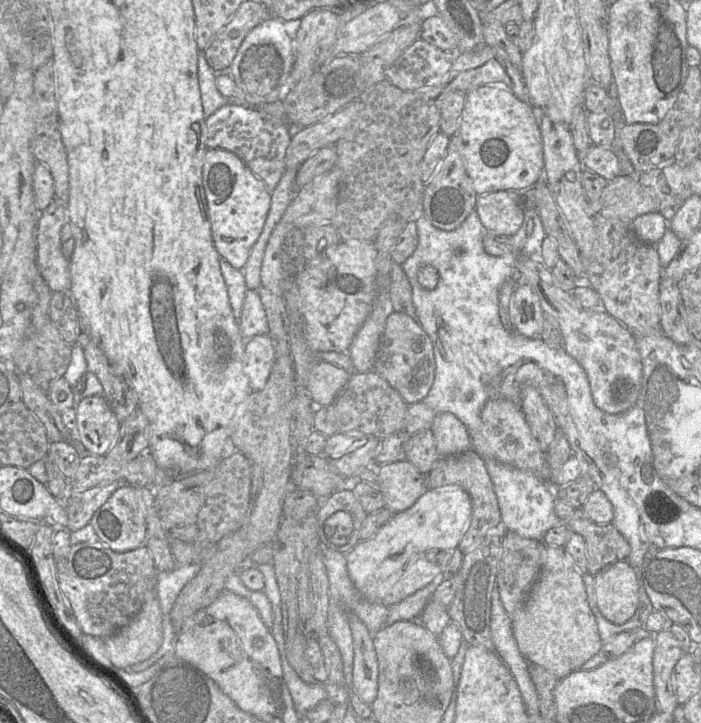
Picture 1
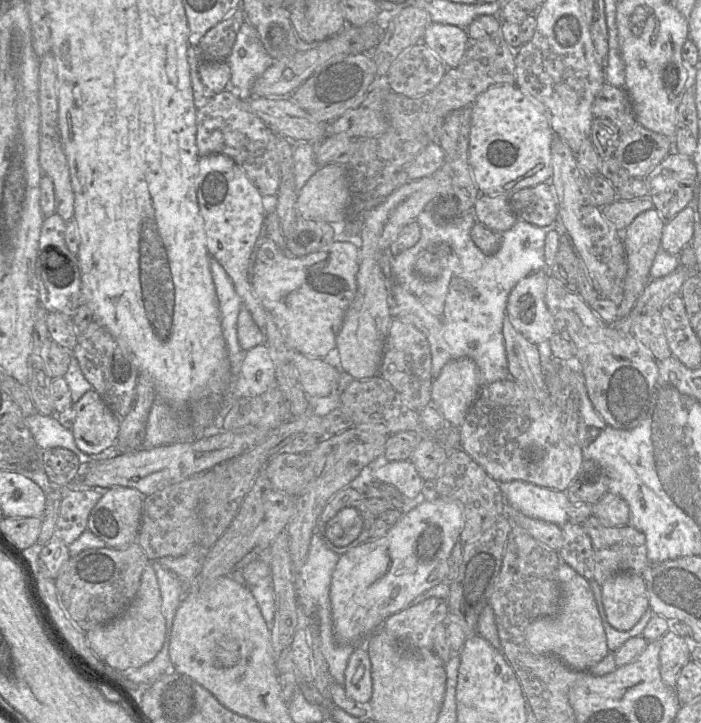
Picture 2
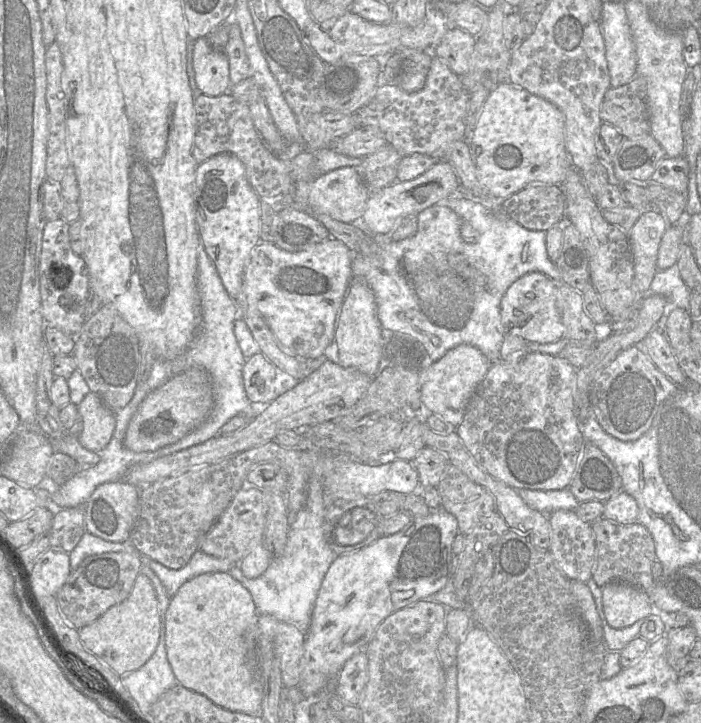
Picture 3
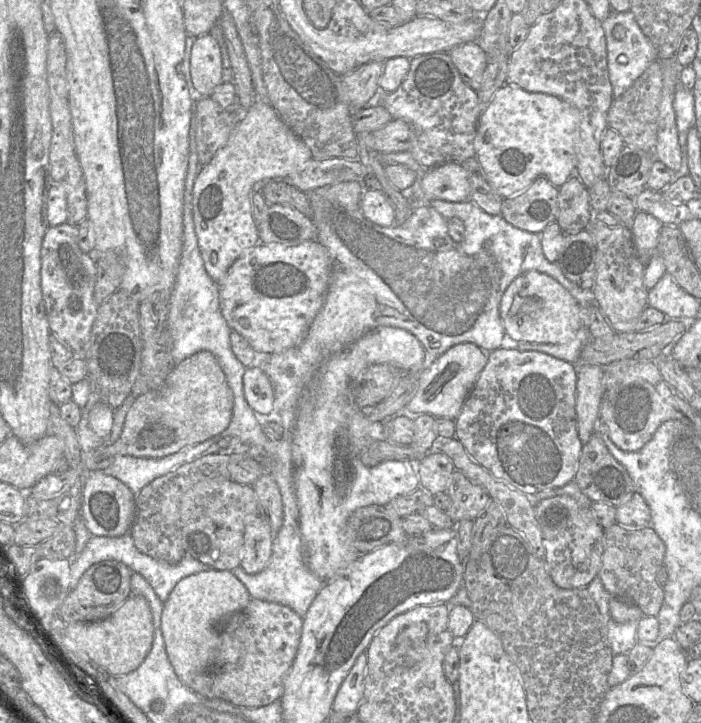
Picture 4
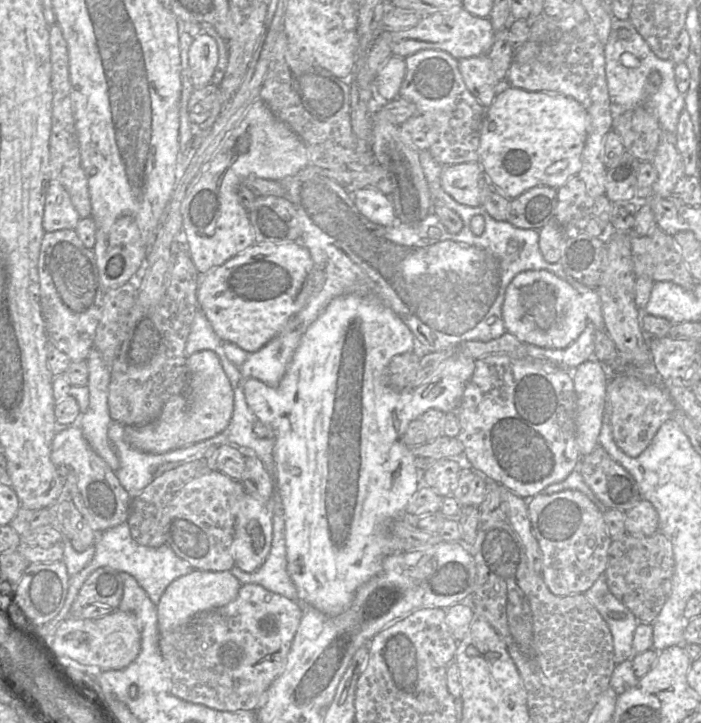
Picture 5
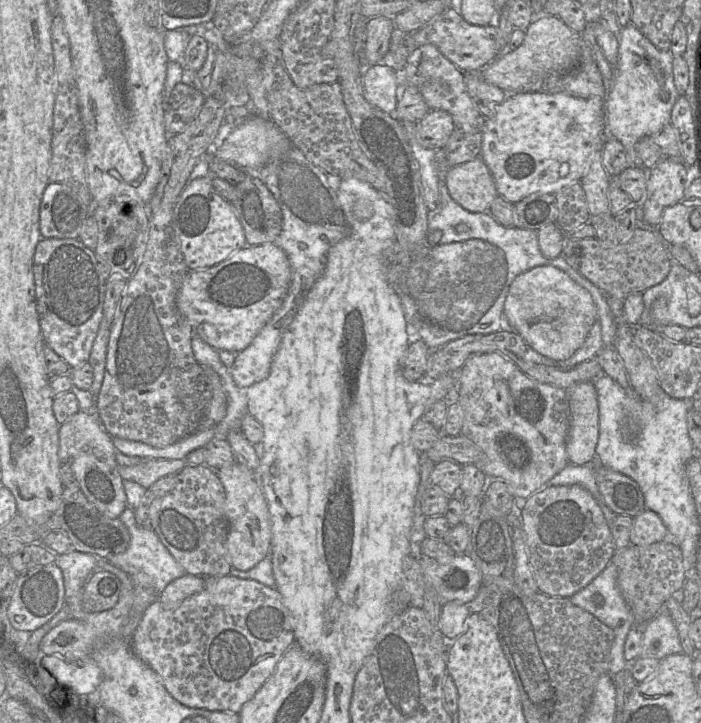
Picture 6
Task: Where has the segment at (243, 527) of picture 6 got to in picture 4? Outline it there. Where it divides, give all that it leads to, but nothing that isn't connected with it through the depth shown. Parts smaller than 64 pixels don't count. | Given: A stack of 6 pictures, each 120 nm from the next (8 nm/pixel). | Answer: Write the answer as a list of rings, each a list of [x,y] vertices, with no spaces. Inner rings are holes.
[[[252,514],[245,519],[244,544],[240,565],[247,574],[261,572],[268,564],[273,549],[274,538],[269,524],[258,514]]]

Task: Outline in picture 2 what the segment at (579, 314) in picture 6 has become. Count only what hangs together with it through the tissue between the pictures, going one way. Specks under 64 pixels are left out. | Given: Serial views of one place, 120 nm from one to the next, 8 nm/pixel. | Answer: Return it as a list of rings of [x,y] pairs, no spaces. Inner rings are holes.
[[[537,271],[521,279],[509,293],[506,317],[530,343],[548,341],[556,332],[554,319],[545,302],[548,274]]]

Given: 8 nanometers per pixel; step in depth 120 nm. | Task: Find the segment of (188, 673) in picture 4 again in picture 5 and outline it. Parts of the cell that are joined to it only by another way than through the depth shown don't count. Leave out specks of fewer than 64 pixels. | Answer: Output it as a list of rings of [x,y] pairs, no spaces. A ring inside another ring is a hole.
[[[199,571],[174,580],[162,594],[157,606],[160,633],[170,632],[198,613],[224,606],[234,600],[242,584],[230,571]]]

